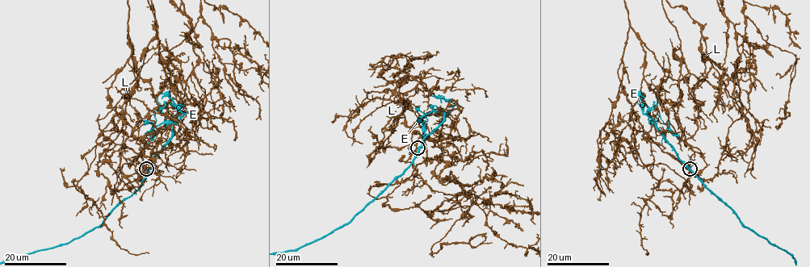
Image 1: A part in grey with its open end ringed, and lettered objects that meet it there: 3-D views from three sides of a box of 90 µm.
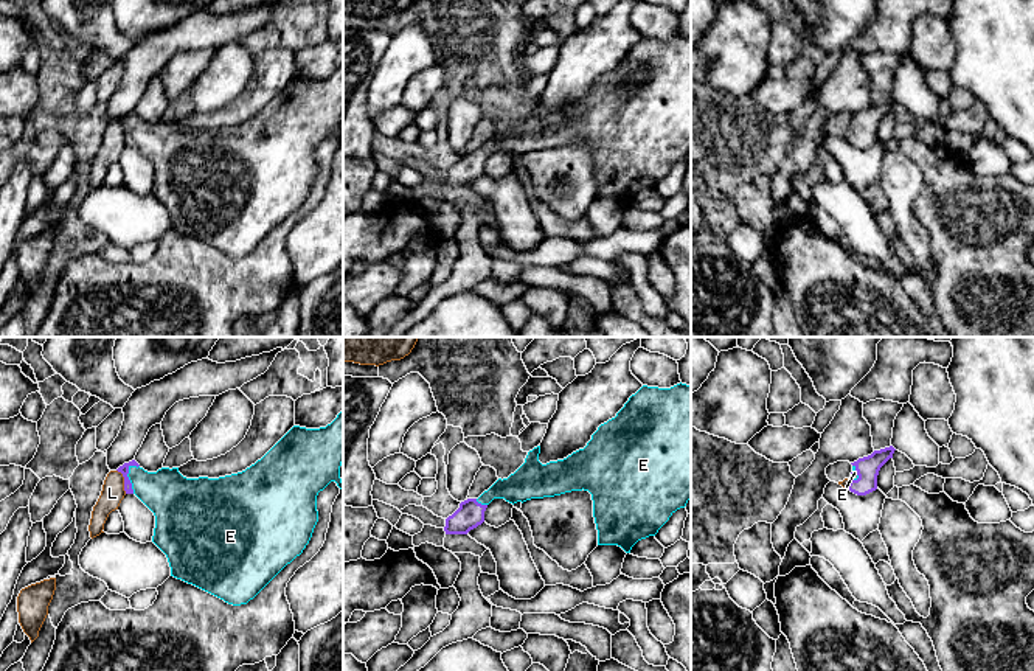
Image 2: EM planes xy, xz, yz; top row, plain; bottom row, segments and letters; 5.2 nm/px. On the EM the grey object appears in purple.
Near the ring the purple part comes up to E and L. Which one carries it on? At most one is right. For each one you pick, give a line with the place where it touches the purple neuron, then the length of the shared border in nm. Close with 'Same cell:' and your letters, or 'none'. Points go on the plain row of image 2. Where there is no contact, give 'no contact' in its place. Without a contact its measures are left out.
E: xy (128, 131) | 160 nm
Same cell: E

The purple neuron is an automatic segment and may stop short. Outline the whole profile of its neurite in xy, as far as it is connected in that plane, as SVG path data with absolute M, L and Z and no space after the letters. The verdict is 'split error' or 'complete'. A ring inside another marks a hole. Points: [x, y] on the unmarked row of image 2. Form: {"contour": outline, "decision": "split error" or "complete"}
{"contour": "M343 62L337 70L320 81L306 81L293 78L261 112L247 120L242 124L219 129L219 130L186 130L179 124L179 120L161 120L157 124L144 123L135 112L124 115L116 123L124 129L124 143L126 146L135 146L155 168L155 180L152 194L166 207L171 228L182 231L188 236L193 236L228 256L241 258L253 252L287 216L290 216L297 208L303 205L309 196L314 180L318 174L317 163L317 148L323 143L331 134L335 134L342 141L343 134L340 130L340 118L343 115Z", "decision": "split error"}

